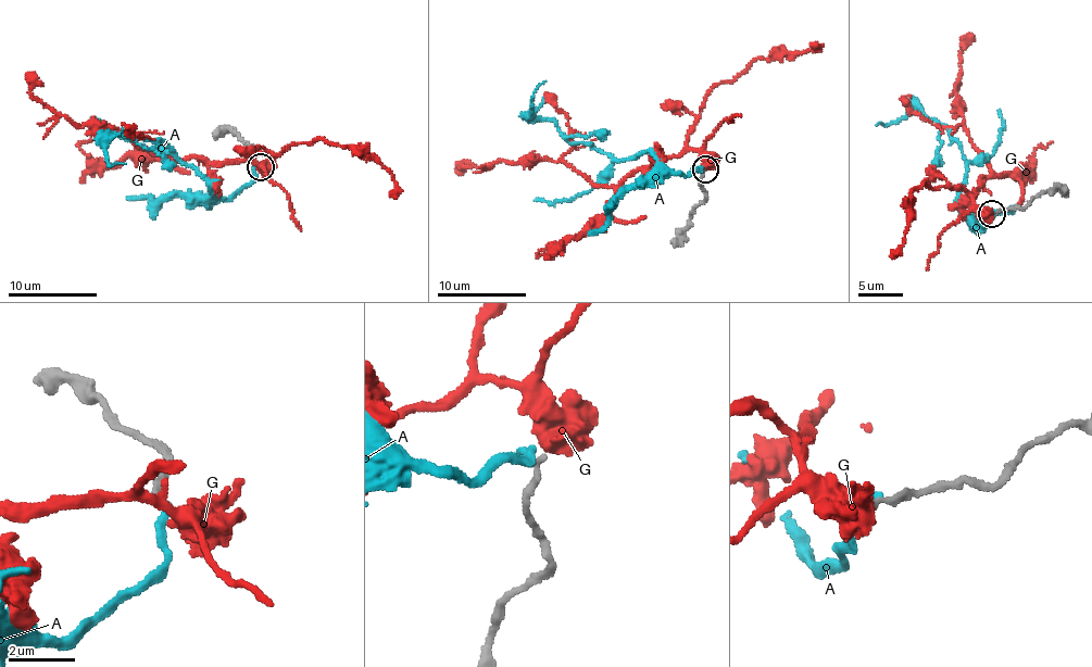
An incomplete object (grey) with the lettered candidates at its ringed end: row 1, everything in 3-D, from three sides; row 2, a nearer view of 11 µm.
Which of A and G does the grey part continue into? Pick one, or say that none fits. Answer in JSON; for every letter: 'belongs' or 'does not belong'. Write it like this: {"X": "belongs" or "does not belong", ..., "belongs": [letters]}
{"A": "does not belong", "G": "belongs", "belongs": ["G"]}

